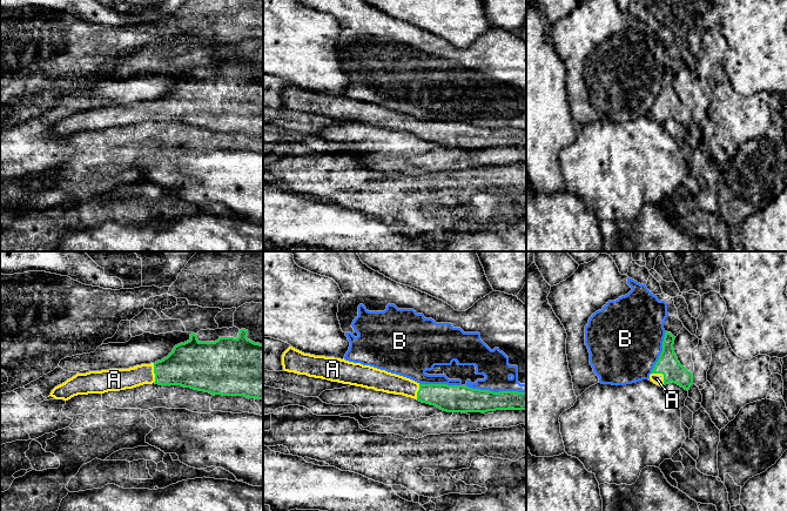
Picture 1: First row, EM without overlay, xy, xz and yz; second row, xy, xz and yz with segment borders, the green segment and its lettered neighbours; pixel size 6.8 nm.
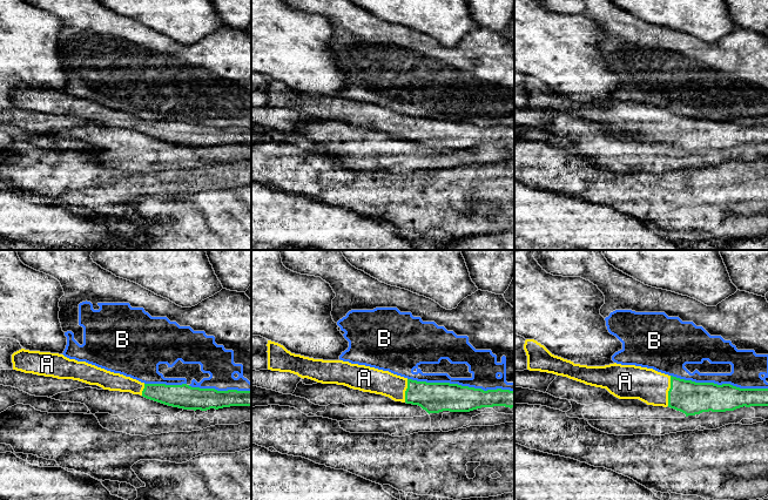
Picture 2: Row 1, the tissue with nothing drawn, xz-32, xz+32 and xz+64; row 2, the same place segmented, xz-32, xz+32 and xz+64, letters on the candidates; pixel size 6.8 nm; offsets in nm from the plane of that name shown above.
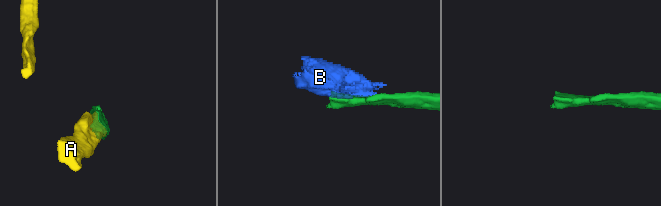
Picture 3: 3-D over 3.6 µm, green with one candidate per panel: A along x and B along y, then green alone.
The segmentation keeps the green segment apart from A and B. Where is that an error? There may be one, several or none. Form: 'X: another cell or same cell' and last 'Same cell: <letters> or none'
A: same cell
B: another cell
Same cell: A

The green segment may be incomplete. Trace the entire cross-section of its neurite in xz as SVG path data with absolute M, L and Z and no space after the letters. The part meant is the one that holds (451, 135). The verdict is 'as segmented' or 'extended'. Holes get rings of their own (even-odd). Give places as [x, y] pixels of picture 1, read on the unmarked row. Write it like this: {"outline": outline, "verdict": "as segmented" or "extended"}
{"outline": "M289 83L282 92L283 107L309 114L328 116L343 121L374 126L388 130L403 132L422 140L435 142L446 149L487 149L496 147L526 147L526 129L472 126L466 122L419 121L410 115L388 109L370 102L354 100L344 95L315 93Z", "verdict": "extended"}

